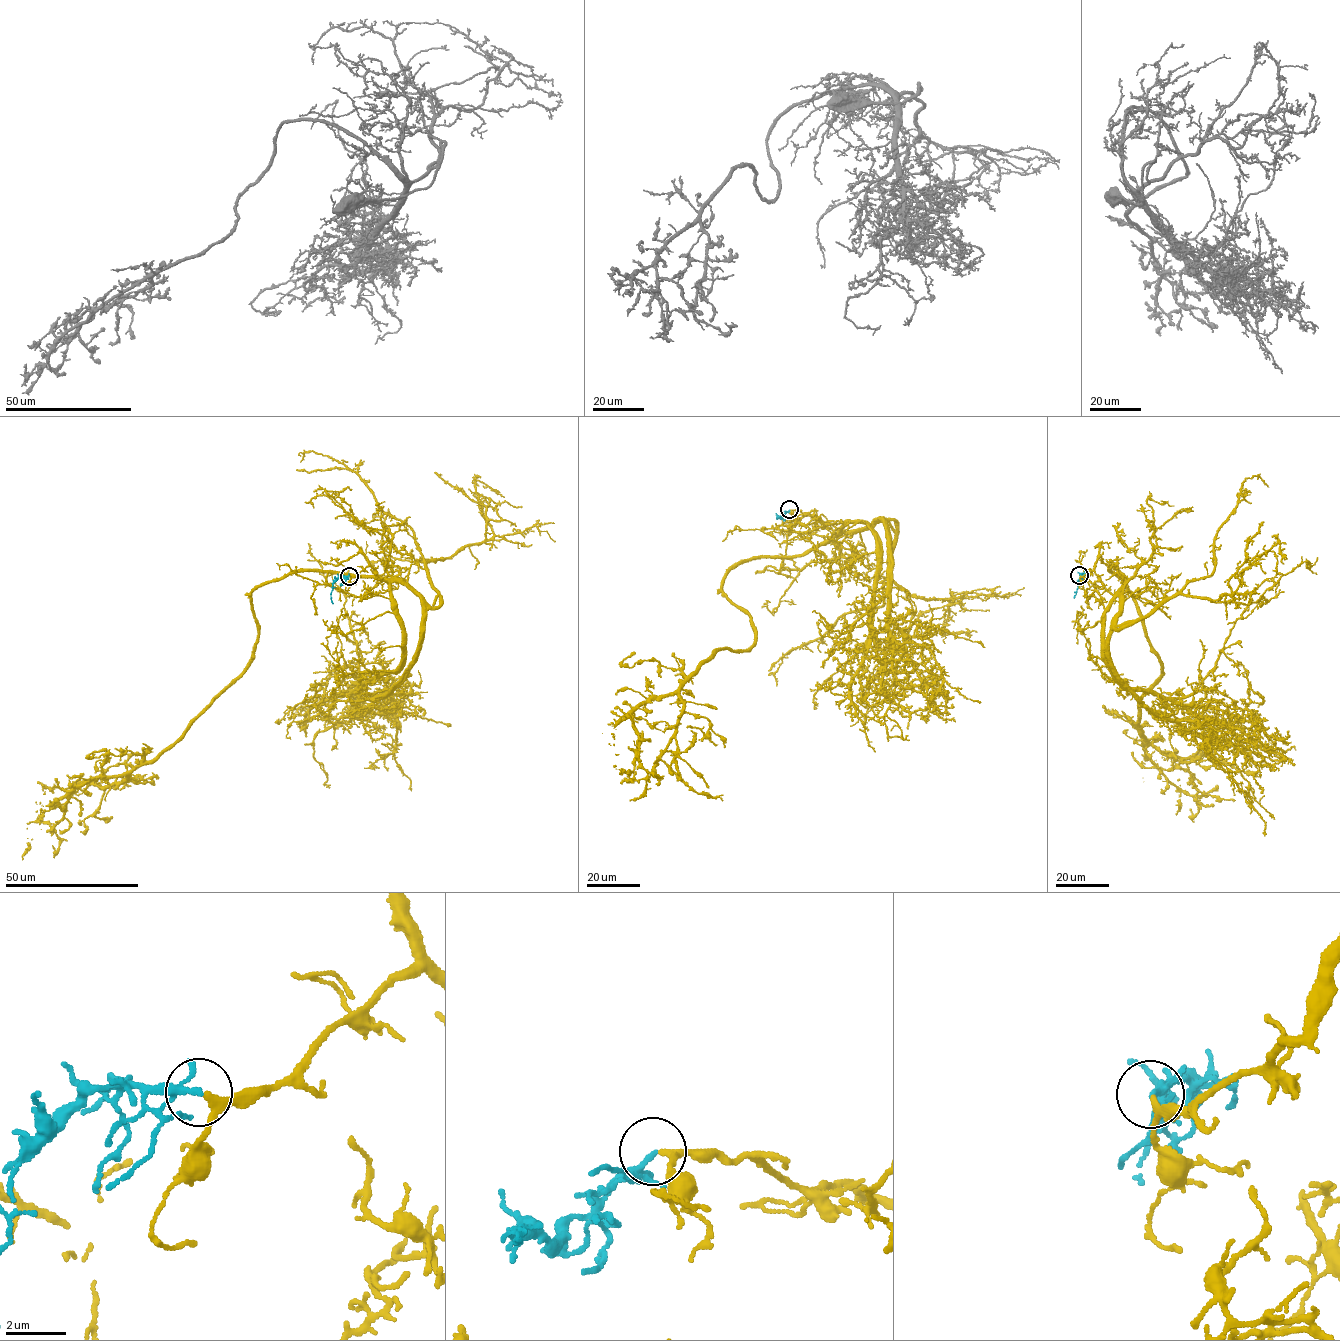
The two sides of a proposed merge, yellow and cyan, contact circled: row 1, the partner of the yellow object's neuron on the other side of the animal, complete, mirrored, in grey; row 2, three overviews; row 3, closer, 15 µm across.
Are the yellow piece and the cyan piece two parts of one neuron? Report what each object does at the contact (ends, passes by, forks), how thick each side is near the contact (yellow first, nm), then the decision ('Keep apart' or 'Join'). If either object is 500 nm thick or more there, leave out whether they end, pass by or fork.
At the ring yellow passes by. At the ring cyan forks. Thickness 190 nm (yellow) against 130 nm. Join

